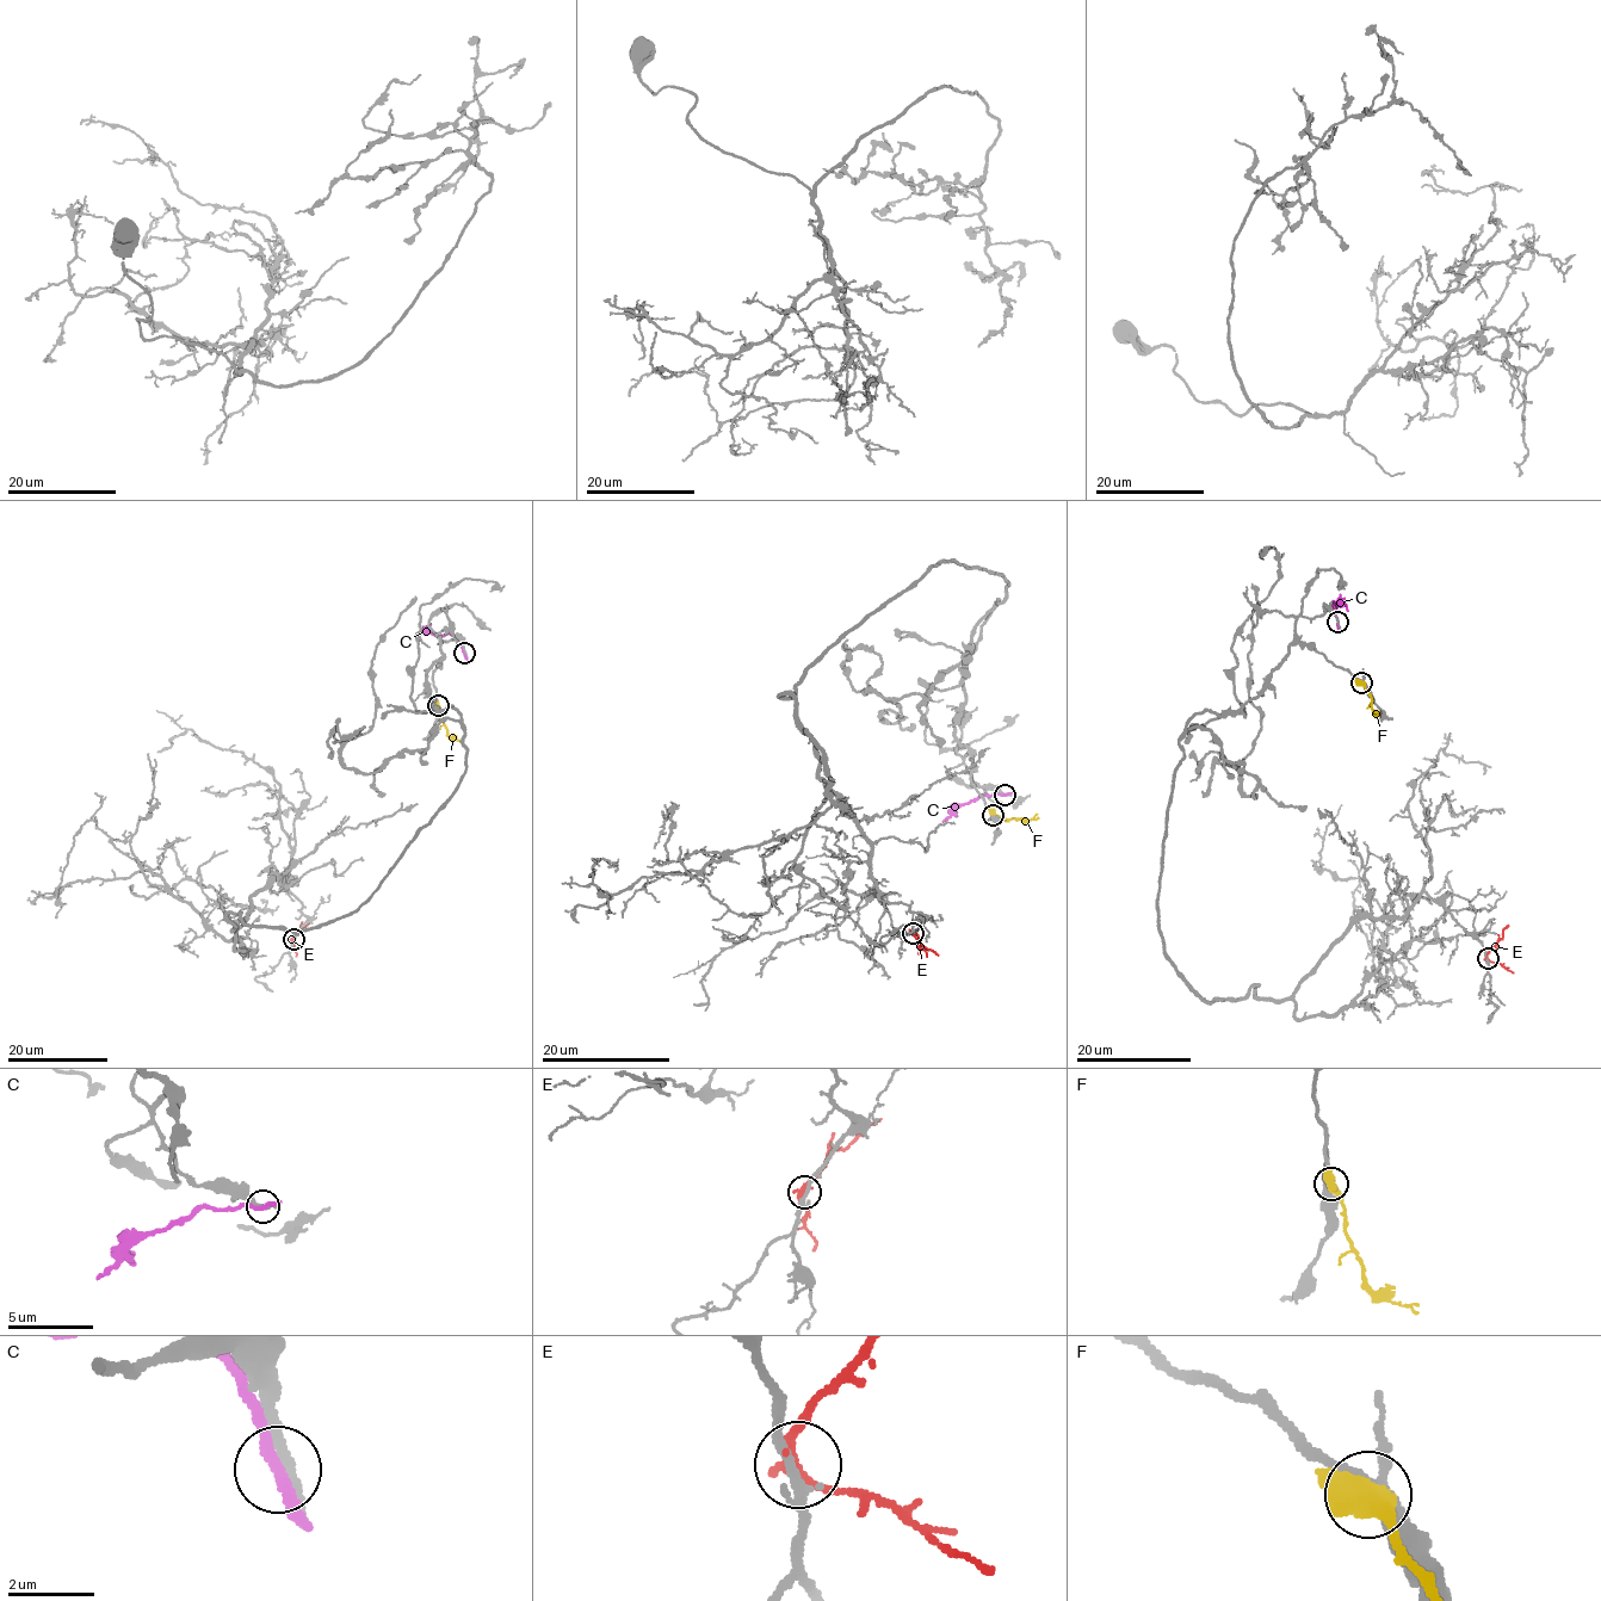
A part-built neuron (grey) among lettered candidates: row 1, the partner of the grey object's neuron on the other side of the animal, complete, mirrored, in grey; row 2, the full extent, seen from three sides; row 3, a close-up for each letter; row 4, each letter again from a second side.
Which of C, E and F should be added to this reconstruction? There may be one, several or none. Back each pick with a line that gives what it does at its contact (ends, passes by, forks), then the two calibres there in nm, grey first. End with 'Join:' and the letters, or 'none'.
F: it passes by | 320/550 nm
Join: F

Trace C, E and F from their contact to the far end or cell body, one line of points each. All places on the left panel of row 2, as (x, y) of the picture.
C: (464, 653), (459, 642), (447, 634), (438, 636), (424, 630), (414, 636)
E: (292, 939), (301, 927), (316, 918)
F: (437, 705), (447, 734), (463, 743)

